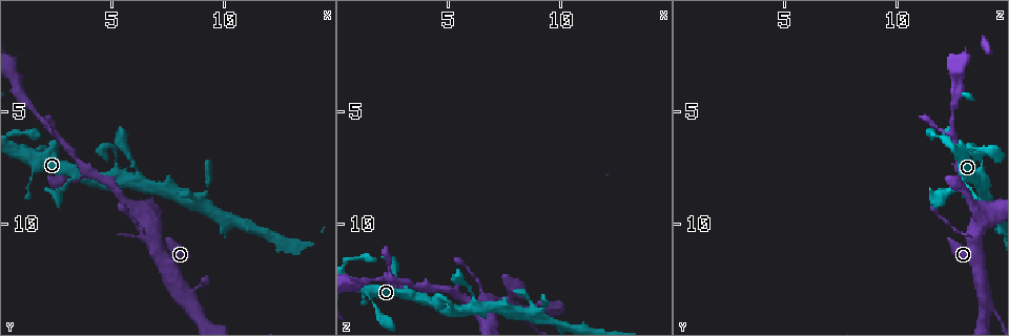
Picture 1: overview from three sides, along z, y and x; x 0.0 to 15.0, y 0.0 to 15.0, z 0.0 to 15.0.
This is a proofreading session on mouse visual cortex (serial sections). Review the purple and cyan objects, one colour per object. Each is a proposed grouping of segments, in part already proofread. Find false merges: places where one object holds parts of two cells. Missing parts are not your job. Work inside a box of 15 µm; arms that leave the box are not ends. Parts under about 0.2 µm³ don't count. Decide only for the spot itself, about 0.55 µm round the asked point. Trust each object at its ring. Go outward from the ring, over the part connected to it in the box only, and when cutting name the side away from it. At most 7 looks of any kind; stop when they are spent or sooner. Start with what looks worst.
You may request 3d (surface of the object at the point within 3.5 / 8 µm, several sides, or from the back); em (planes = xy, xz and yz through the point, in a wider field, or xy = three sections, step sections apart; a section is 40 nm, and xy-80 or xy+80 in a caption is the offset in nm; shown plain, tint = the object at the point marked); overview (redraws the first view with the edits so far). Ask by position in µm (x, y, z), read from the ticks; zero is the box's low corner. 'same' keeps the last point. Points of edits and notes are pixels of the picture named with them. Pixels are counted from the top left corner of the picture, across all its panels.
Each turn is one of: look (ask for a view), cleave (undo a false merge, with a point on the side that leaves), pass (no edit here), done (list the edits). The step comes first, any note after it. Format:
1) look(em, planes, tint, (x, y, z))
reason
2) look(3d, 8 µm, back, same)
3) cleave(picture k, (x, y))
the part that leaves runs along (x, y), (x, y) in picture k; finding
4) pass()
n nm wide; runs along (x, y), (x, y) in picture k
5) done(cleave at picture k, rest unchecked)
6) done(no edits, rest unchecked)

look(3d, 3.5 µm, (1.4, 6.8, 13.2))
abrupt turn

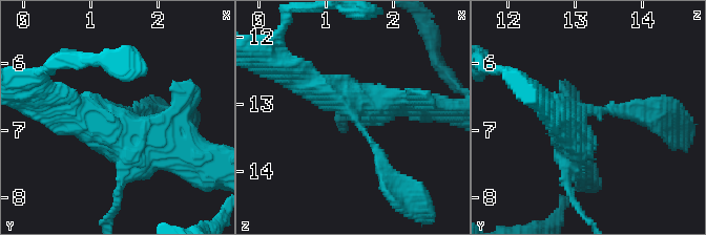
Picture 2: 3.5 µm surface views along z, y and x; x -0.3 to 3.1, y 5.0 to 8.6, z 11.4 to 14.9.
look(em, xy, step 5, tint, (1.40, 6.75, 13.10))
need the tissue

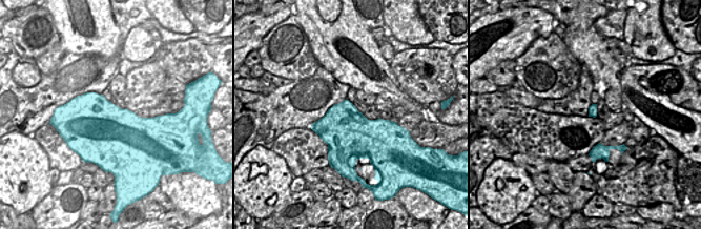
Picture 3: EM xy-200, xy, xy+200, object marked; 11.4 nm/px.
pass()
runs along (576, 149), (586, 110), (643, 110) in picture 2; continuous, no second cell

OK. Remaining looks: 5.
look(3d, 3.5 µm, (3.3, 7.7, 13.1))
three arms meet

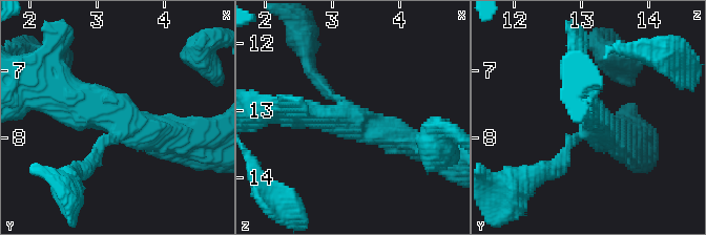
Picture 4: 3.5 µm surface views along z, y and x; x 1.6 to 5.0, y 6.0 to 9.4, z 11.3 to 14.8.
look(em, planes, tint, (3.35, 7.70, 13.15))
3 arms; arms of 150, 300, 350 nm

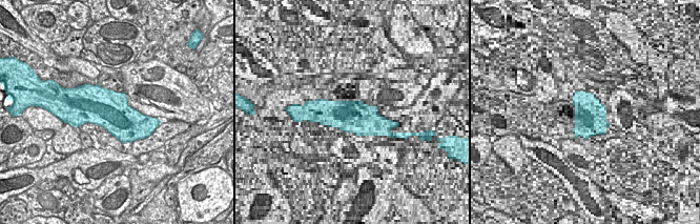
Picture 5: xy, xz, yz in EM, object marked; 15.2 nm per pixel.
look(em, xy, step 2, tint, same)
another direction

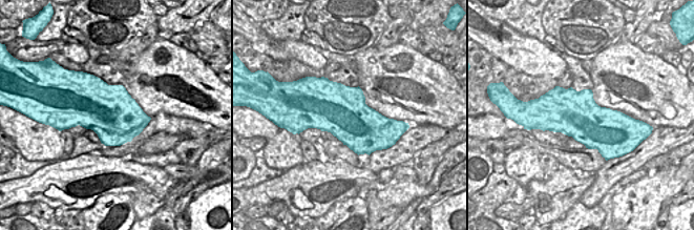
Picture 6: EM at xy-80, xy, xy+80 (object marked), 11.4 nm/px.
pass()
runs along (58, 98), (84, 114), (187, 133) in picture 4; continuous, no second cell

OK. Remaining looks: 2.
done(no edits, rest unchecked)

